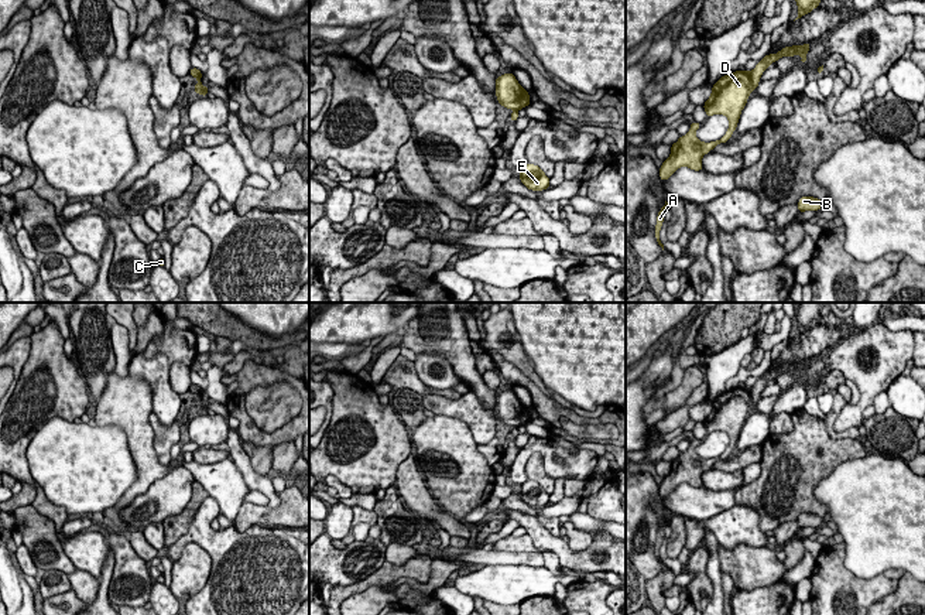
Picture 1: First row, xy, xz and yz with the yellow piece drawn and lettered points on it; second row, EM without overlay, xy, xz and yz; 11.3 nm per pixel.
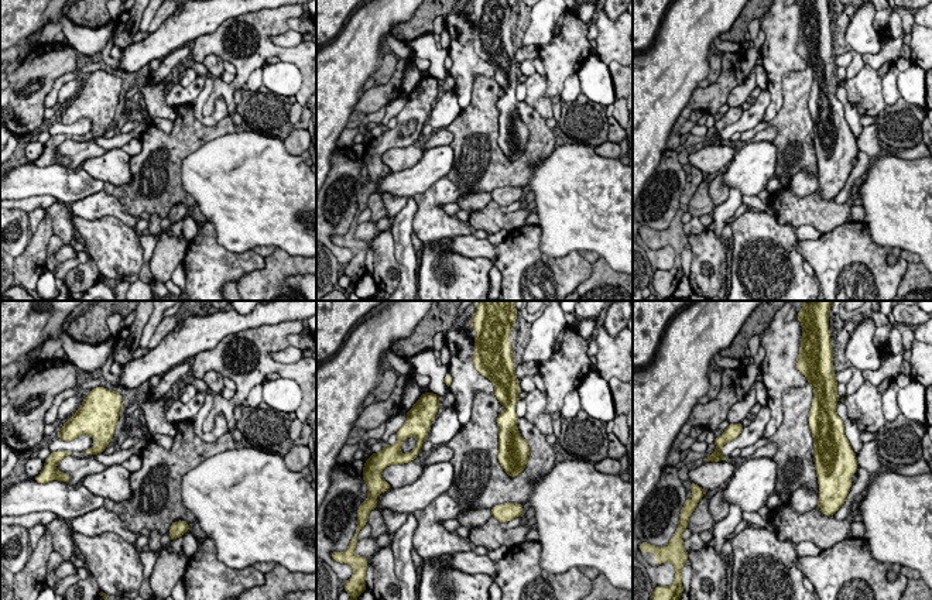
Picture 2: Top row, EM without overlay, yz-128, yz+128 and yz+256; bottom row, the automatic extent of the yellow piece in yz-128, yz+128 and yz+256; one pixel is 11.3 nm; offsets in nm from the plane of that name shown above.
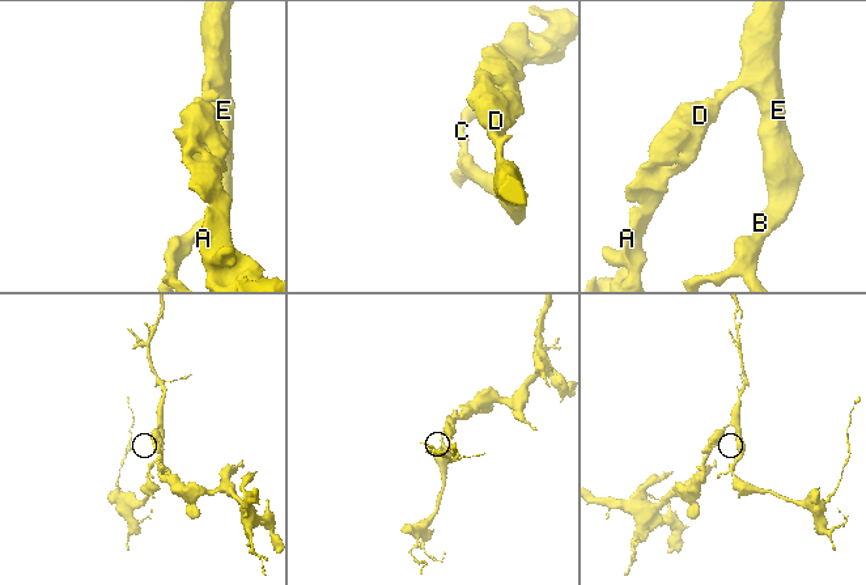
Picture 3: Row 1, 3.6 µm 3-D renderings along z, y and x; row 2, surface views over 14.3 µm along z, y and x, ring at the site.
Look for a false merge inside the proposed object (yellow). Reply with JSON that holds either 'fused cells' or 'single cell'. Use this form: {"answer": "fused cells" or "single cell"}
{"answer": "fused cells"}

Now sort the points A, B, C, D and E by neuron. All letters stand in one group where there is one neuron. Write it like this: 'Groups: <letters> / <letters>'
Groups: A D / B C E

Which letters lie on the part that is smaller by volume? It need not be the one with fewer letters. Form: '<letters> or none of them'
B, C, E

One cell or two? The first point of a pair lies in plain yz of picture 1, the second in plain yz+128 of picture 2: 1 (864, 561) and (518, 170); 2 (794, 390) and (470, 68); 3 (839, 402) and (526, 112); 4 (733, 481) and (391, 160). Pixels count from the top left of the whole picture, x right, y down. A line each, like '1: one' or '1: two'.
1: two
2: one
3: two
4: one

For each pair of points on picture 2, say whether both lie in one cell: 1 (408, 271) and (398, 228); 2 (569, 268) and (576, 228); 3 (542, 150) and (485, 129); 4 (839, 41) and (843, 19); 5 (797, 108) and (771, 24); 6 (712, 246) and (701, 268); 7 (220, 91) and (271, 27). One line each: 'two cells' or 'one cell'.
1: one cell
2: two cells
3: one cell
4: one cell
5: two cells
6: one cell
7: one cell

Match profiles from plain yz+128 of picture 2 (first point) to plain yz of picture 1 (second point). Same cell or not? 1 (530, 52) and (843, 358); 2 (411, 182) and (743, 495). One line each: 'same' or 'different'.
1: different
2: different

